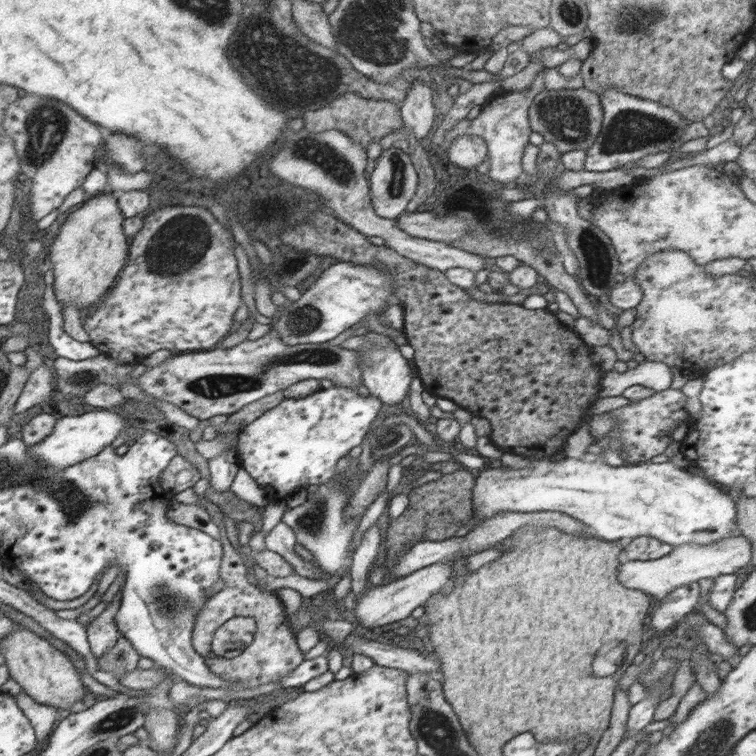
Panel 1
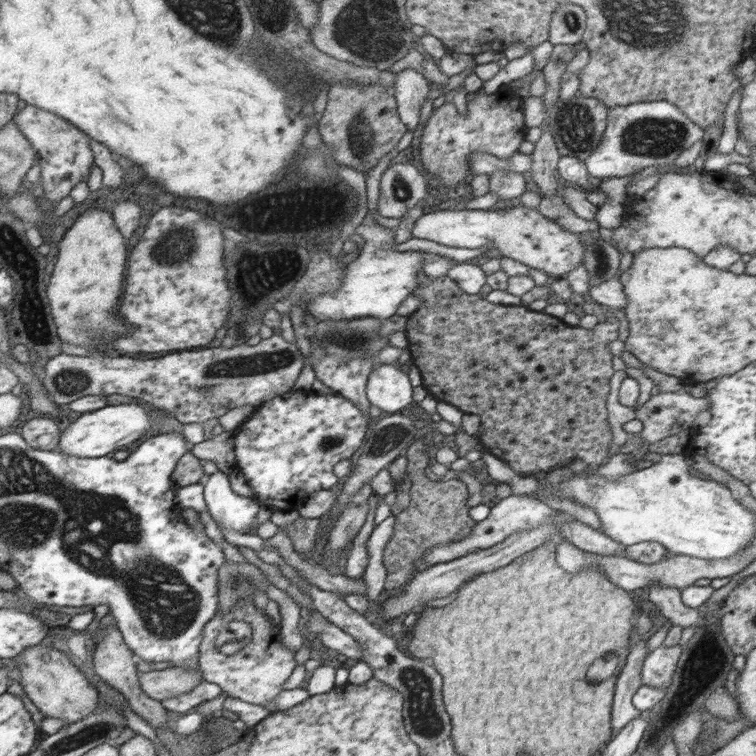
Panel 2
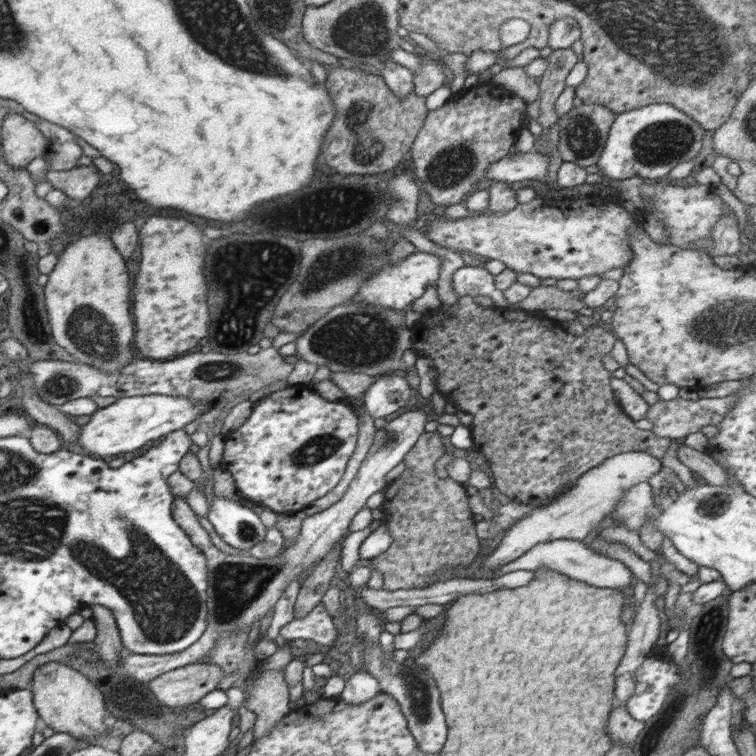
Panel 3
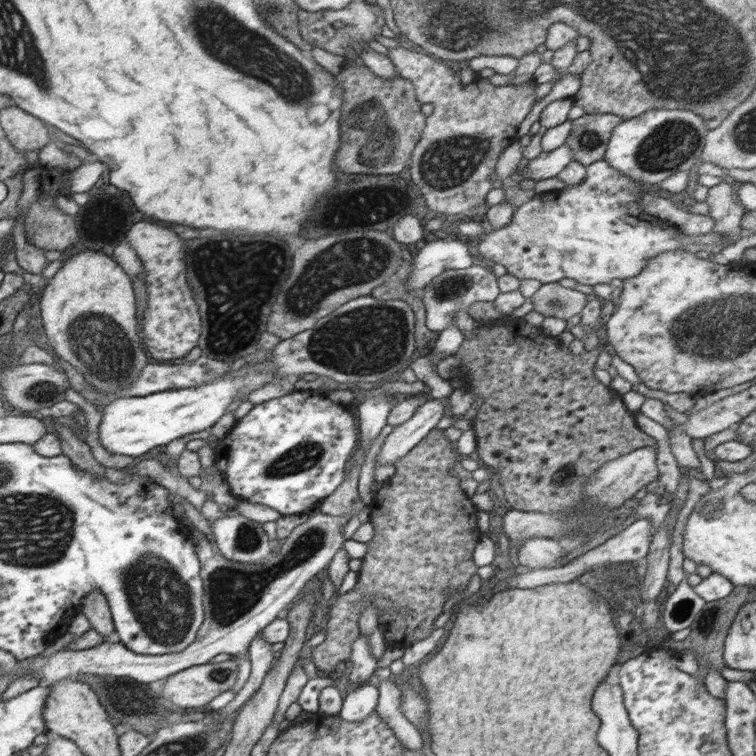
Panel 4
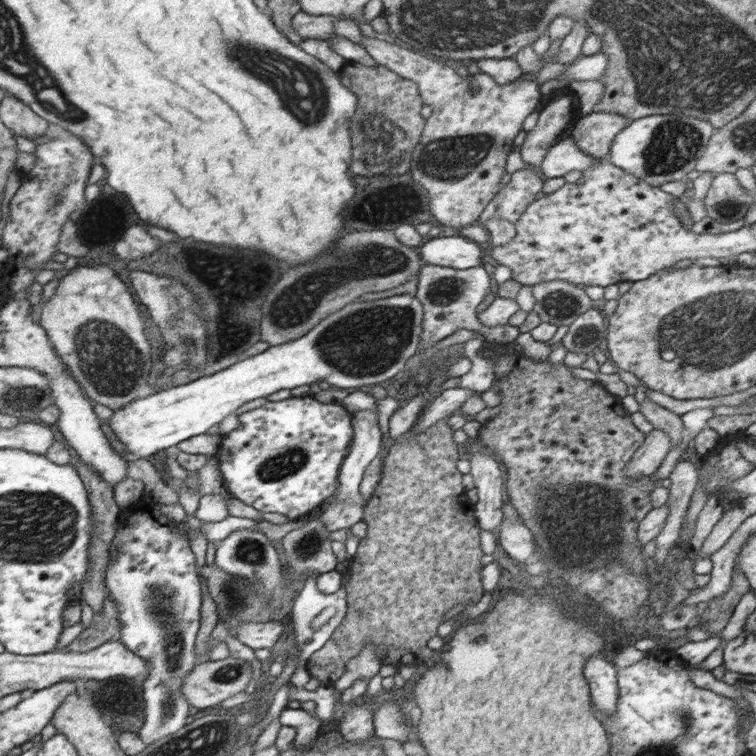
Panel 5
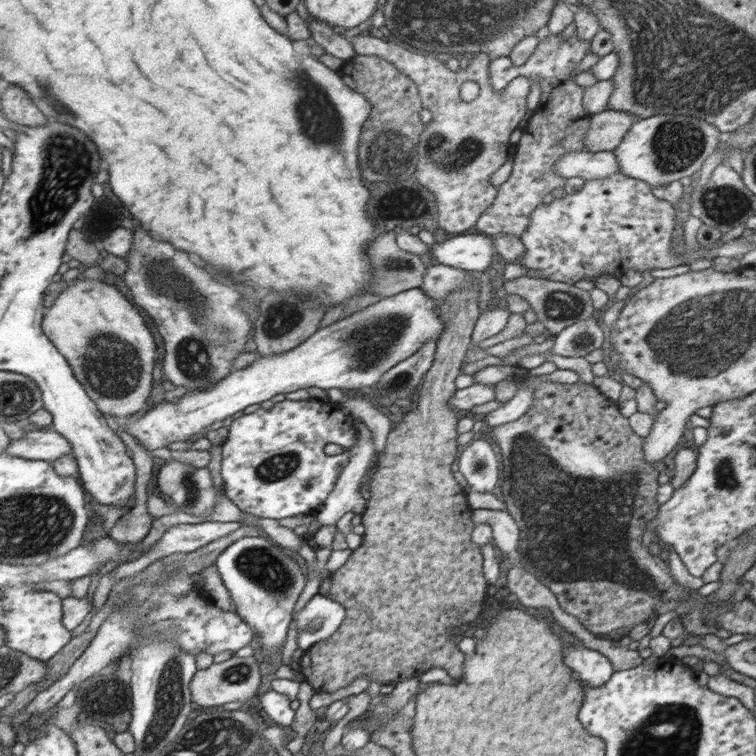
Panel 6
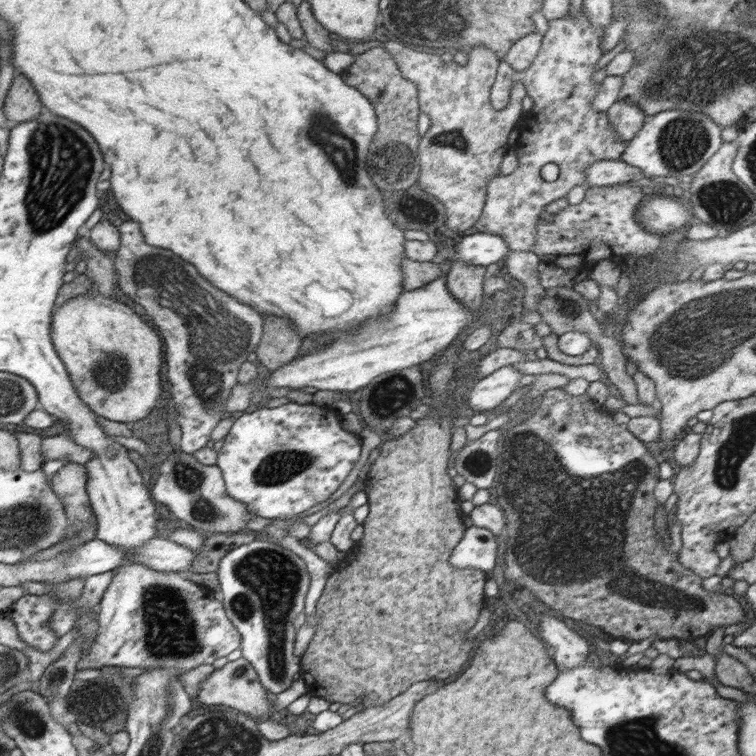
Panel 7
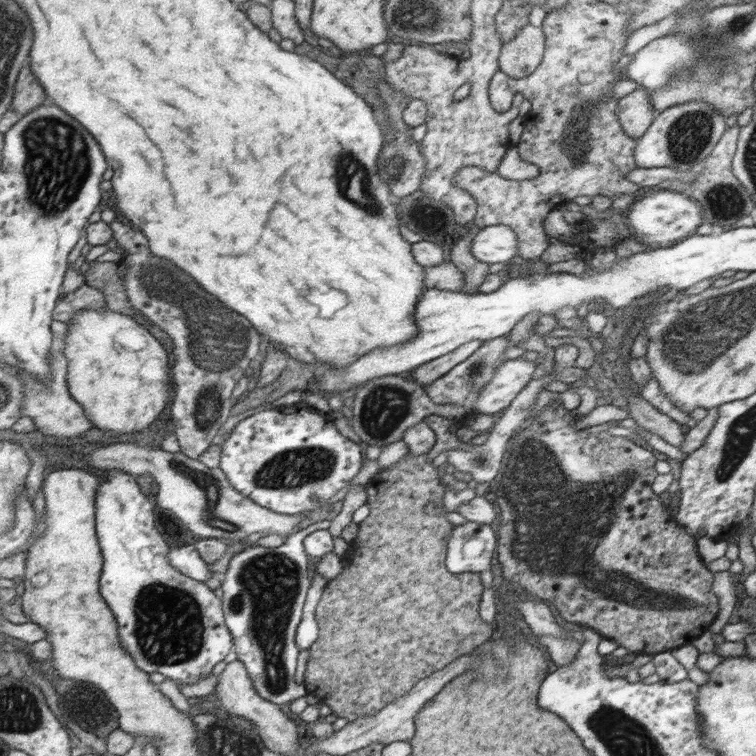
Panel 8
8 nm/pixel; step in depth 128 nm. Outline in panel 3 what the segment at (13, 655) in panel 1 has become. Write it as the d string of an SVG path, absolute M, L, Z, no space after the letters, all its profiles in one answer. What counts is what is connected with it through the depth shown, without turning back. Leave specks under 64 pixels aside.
M52 661L40 665L35 670L28 688L34 694L40 718L56 733L68 733L76 739L90 739L92 745L106 735L104 726L106 696L102 696L103 691L94 686L87 675L68 668L66 662Z

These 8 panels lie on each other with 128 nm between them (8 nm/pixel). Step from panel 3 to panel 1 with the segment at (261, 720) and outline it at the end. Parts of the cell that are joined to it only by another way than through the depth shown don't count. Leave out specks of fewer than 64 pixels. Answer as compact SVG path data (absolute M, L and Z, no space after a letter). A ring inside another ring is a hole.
M252 580L244 588L226 587L210 598L196 617L192 644L211 672L222 676L225 682L233 686L233 692L275 682L292 672L304 660L305 655L298 649L296 637L287 623L284 605L280 603L278 596L260 590ZM235 616L254 618L257 626L254 639L246 650L235 657L219 657L211 647L213 636L221 624Z

